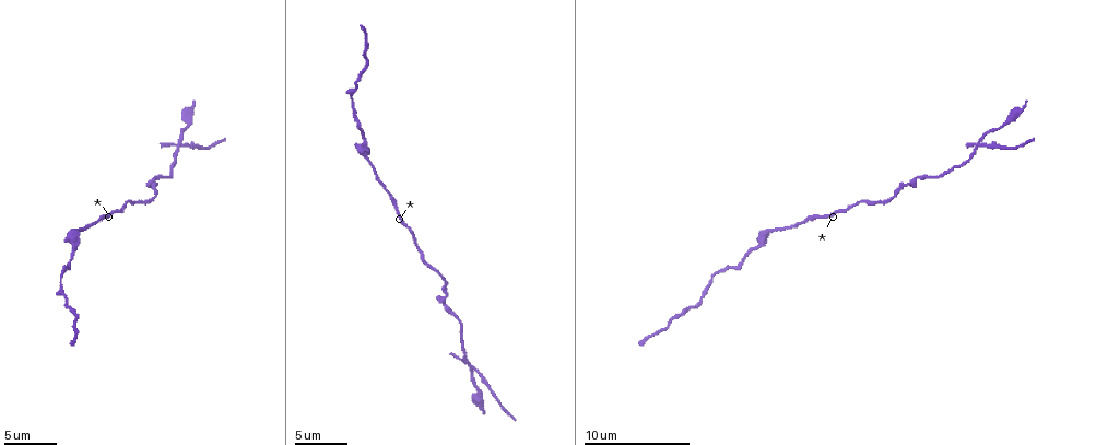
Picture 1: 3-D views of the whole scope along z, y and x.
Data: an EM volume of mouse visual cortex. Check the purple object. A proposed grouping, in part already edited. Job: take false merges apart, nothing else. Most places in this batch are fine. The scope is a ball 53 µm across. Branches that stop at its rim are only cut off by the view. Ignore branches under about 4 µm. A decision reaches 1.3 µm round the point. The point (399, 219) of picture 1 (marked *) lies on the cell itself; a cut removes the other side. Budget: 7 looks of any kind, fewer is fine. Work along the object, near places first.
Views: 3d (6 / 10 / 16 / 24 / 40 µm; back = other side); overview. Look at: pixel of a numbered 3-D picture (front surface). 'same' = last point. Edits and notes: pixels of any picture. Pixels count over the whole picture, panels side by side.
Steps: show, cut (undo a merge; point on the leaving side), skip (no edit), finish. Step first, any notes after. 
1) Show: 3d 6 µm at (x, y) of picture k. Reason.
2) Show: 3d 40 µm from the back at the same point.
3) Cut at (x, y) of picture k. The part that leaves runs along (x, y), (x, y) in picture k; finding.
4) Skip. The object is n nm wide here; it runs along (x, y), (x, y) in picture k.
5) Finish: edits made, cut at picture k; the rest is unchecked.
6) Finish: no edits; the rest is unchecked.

Show: 3d 10 µm at (755, 249) of picture 1. Three arms meet.

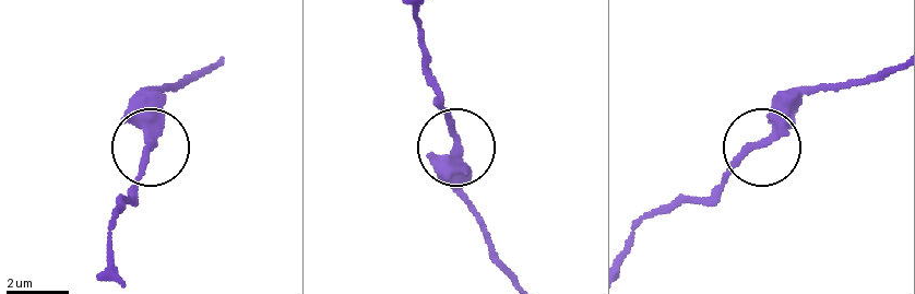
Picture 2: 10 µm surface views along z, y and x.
Skip. 3 arms meet here; it runs along (896, 63), (858, 82), (811, 90), (704, 197) in picture 2; one cell here.

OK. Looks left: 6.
Show: 3d 6 µm at (446, 283) of picture 1.

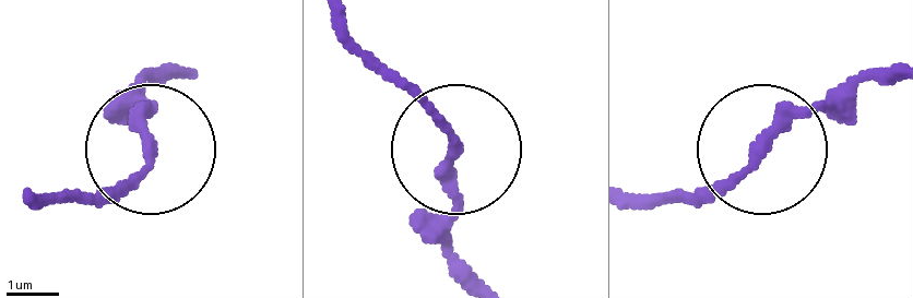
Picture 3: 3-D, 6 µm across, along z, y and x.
Show: 3d 6 µm from the back at (762, 147) of picture 3.

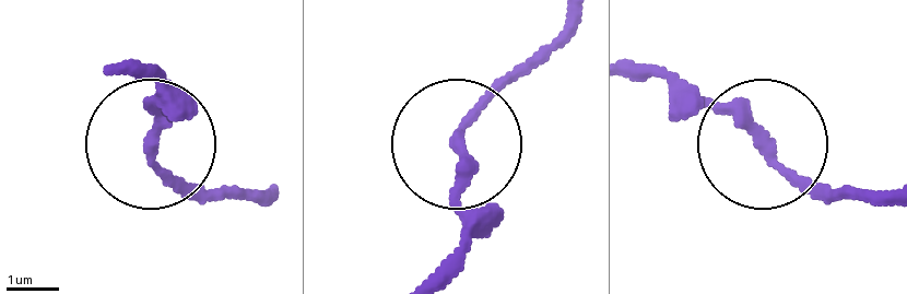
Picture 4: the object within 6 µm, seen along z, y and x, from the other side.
Skip. 3 arms meet here; it runs along (895, 188), (803, 184), (664, 74) in picture 4; continuous, no second cell.

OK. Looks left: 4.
Show: 3d 16 µm at (183, 138) of picture 1. Four-way junction.

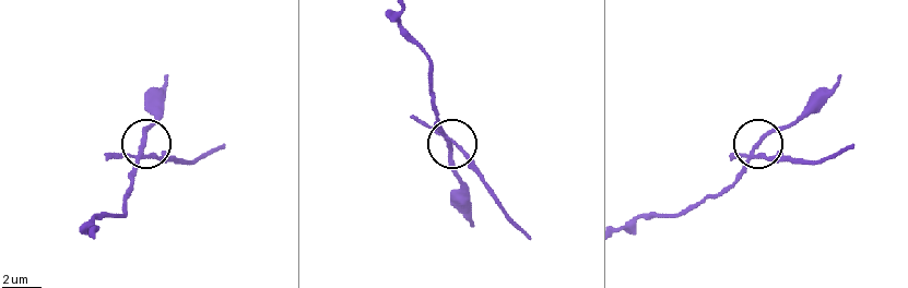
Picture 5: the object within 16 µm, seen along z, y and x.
Show: 3d 6 µm at (757, 148) of picture 5.

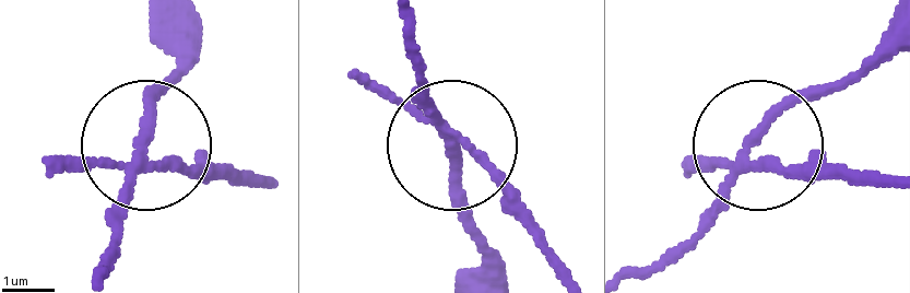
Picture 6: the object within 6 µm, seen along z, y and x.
Cut at (198, 171) of picture 6. The object is 190 nm wide here; the part that leaves runs along (148, 167), (251, 180) in picture 6; a second cell is stuck on.

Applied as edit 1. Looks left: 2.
Finish: edits made, cut at picture 6; the rest is unchecked.

